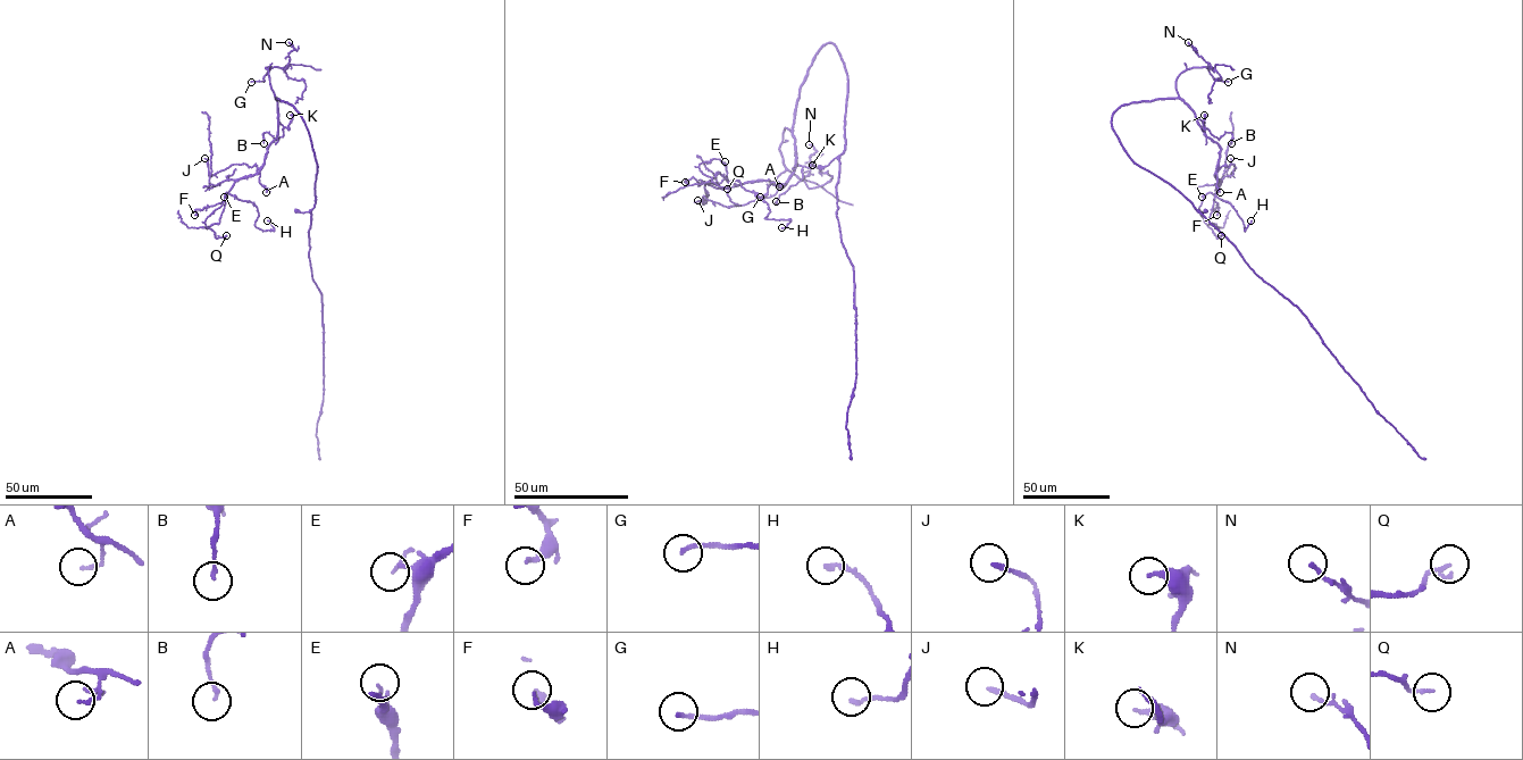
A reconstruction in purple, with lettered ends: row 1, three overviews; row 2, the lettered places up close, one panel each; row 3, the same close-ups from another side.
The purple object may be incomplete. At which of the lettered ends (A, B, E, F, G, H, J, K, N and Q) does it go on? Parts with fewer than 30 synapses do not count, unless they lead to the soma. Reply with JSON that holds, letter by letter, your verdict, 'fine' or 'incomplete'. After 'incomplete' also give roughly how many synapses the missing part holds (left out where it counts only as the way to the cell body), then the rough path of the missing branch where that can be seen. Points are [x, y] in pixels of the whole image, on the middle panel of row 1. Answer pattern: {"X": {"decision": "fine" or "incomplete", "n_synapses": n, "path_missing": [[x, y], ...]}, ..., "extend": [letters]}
{"A": {"decision": "fine"}, "B": {"decision": "fine"}, "E": {"decision": "fine"}, "F": {"decision": "fine"}, "G": {"decision": "fine"}, "H": {"decision": "fine"}, "J": {"decision": "fine"}, "K": {"decision": "fine"}, "N": {"decision": "fine"}, "Q": {"decision": "fine"}, "extend": []}

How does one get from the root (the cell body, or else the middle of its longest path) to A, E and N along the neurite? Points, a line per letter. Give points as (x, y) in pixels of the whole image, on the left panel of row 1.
A: (316, 174), (303, 119), (290, 105), (276, 98), (277, 134), (259, 172), (266, 192)
E: (316, 174), (303, 119), (290, 105), (276, 98), (277, 134), (267, 148), (264, 165), (236, 181), (224, 197)
N: (316, 174), (304, 123), (290, 105), (274, 95), (266, 68), (287, 67), (293, 49), (289, 42)

